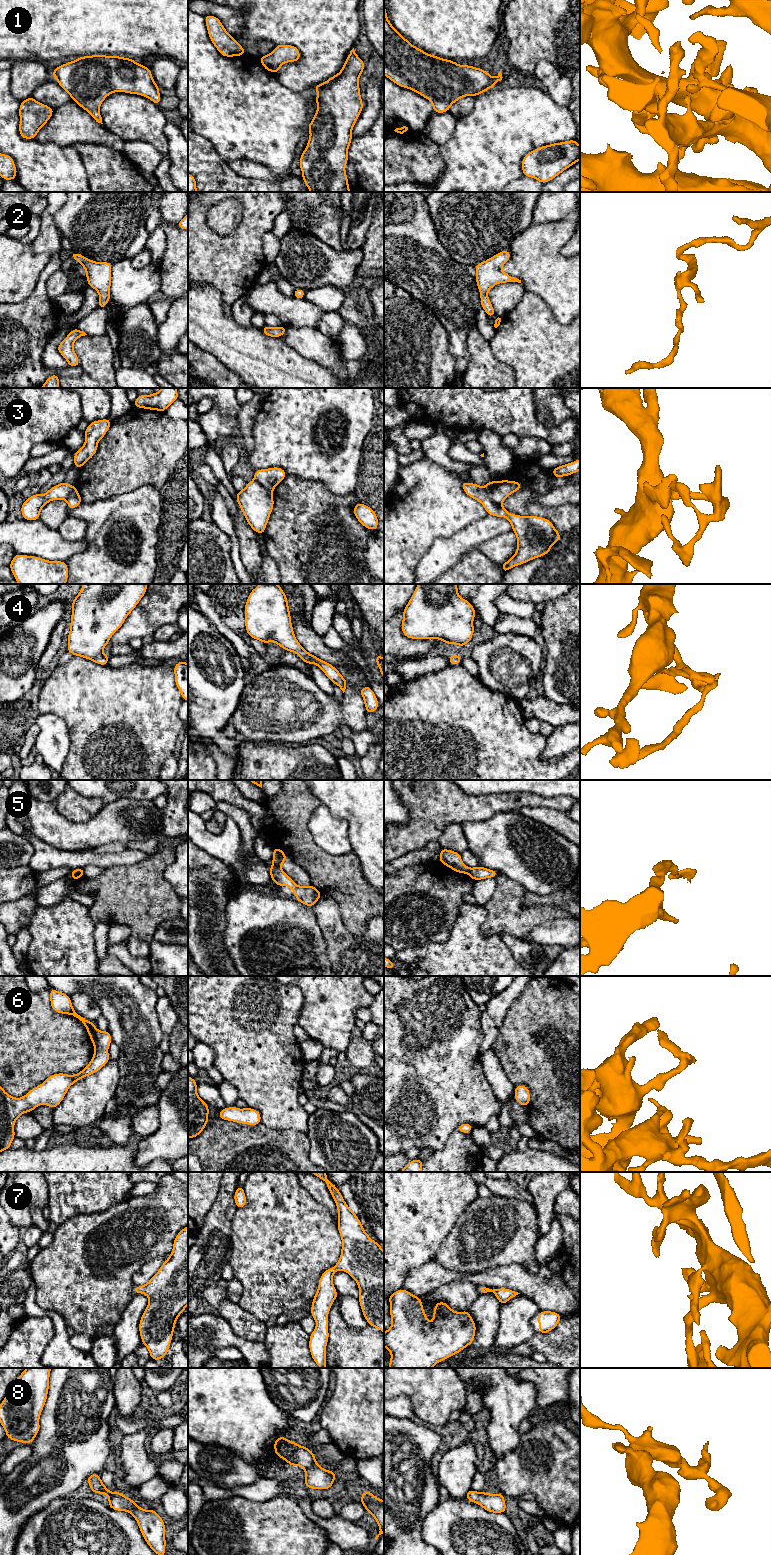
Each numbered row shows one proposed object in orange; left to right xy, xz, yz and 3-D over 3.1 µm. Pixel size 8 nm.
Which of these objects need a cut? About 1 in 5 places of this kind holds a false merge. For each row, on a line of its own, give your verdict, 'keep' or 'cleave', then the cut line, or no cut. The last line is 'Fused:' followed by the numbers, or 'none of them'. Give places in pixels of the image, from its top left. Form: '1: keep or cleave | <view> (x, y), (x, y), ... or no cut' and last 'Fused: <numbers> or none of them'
1: keep | no cut
2: keep | no cut
3: keep | no cut
4: keep | no cut
5: cleave | xz (273, 863), (280, 867)
6: keep | no cut
7: keep | no cut
8: keep | no cut
Fused: 5

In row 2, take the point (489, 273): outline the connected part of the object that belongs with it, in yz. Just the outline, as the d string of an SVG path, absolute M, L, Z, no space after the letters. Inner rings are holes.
M509 250L501 251L486 261L475 265L476 283L480 292L481 308L488 317L495 315L494 308L488 298L488 292L499 283L518 282L521 280L504 273L501 268L511 257Z

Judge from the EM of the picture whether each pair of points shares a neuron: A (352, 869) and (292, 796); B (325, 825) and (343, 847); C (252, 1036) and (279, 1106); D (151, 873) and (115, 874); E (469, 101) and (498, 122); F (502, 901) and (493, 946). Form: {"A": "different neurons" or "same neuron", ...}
{"A": "same neuron", "B": "same neuron", "C": "same neuron", "D": "same neuron", "E": "different neurons", "F": "different neurons"}

